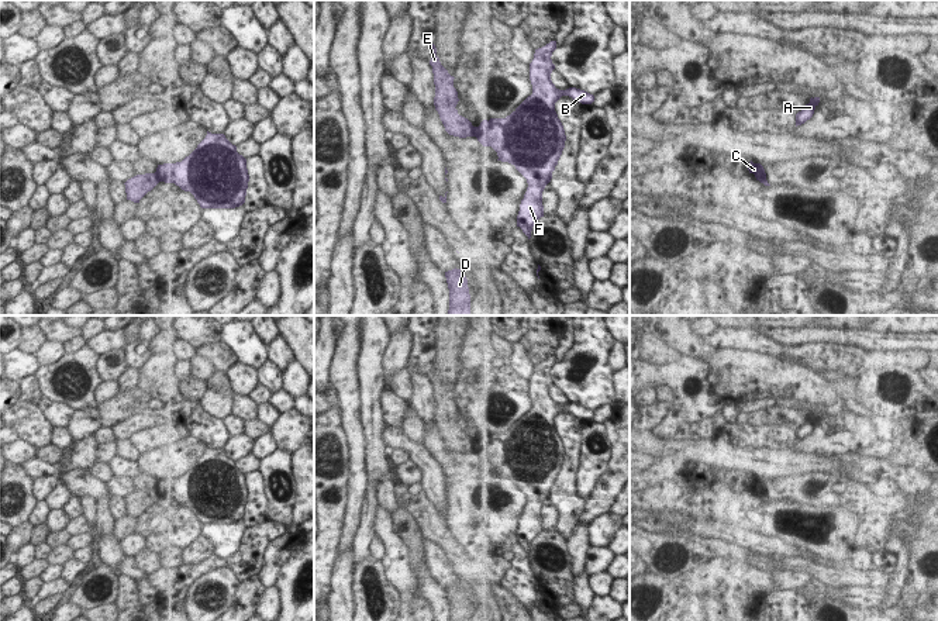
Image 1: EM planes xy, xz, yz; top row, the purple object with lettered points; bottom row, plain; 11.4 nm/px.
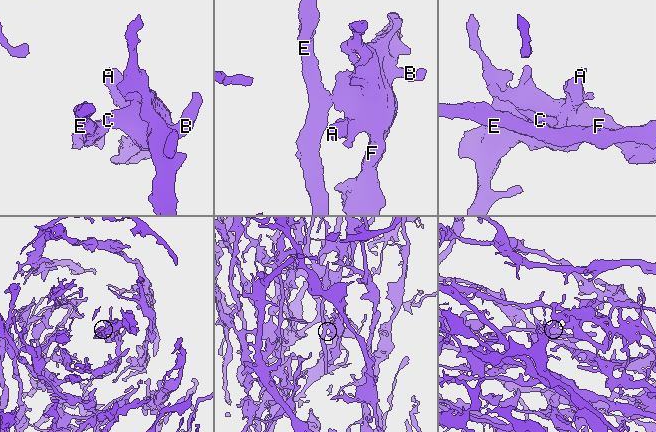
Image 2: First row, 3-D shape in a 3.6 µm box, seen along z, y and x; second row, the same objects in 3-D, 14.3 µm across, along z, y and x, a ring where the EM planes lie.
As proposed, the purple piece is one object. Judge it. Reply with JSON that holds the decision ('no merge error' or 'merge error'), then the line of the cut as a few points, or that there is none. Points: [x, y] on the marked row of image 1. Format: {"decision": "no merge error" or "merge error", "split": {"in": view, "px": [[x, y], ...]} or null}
{"decision": "merge error", "split": {"in": "xz", "px": [[471, 126], [475, 135]]}}

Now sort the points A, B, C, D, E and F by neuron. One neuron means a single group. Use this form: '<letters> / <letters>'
A B C F / D E

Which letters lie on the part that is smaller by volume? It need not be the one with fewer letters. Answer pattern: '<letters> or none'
D, E

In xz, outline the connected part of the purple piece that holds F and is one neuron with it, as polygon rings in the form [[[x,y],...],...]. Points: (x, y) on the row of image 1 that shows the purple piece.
[[[556,41],[535,49],[530,63],[532,94],[506,118],[483,120],[473,134],[483,146],[492,146],[501,162],[508,162],[527,179],[528,187],[520,204],[517,227],[531,238],[535,222],[544,217],[542,192],[565,148],[565,130],[555,111],[555,103],[569,96],[582,104],[592,104],[594,96],[569,87],[559,90],[551,80],[555,69],[552,52]]]

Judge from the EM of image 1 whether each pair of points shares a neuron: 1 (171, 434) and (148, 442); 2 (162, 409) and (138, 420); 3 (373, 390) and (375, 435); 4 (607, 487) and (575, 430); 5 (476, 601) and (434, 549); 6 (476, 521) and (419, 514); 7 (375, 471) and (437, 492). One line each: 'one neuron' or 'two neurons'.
1: one neuron
2: one neuron
3: one neuron
4: two neurons
5: one neuron
6: two neurons
7: two neurons

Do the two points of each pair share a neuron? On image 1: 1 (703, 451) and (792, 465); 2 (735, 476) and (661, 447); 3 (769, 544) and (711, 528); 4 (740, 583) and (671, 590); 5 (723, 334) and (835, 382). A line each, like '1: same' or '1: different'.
1: same
2: different
3: same
4: same
5: different

